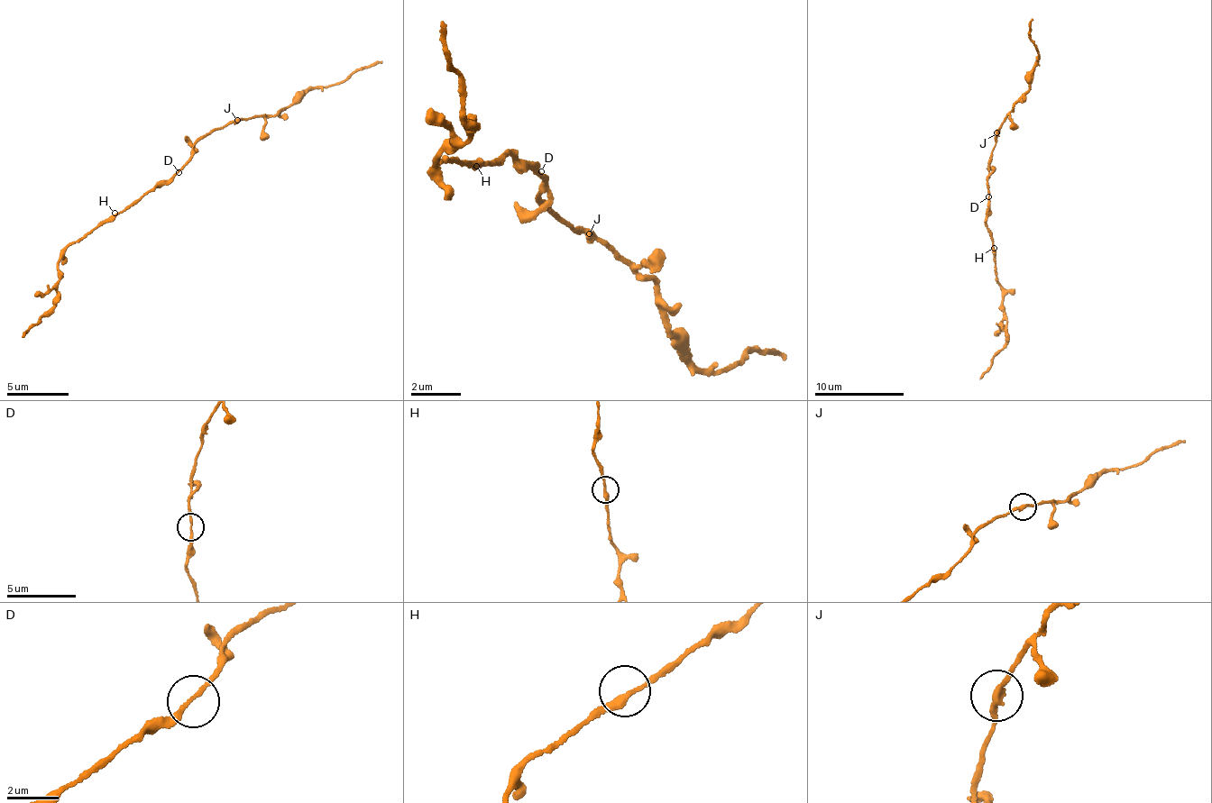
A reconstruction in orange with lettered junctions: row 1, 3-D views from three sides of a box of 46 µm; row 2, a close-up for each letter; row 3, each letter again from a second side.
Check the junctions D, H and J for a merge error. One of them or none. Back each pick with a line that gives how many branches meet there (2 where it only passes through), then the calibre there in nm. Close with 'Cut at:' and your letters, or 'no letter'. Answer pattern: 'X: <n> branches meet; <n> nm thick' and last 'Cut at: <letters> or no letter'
Cut at: no letter

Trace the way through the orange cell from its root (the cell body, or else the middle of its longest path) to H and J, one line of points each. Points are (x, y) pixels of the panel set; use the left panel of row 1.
H: (179, 169), (114, 213)
J: (179, 169), (190, 158), (193, 145), (208, 134), (238, 119)

